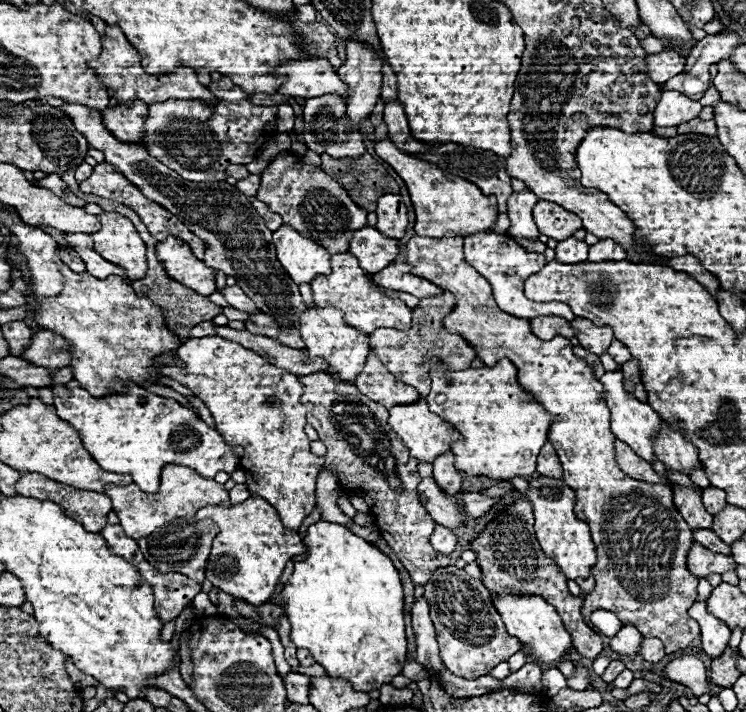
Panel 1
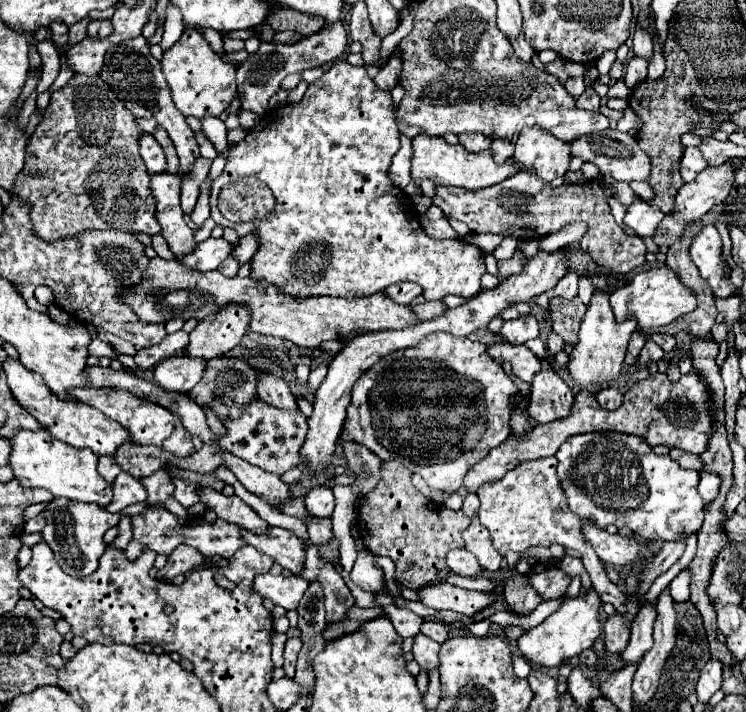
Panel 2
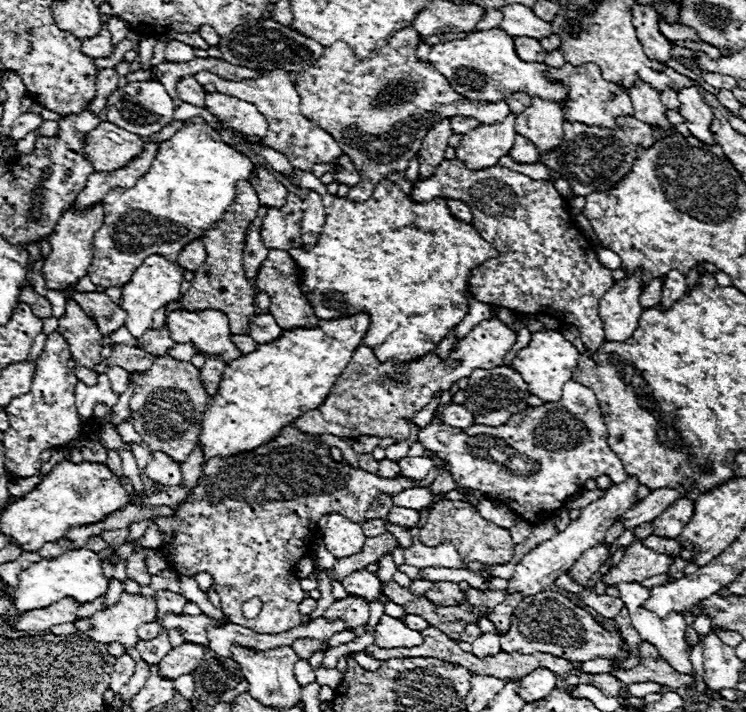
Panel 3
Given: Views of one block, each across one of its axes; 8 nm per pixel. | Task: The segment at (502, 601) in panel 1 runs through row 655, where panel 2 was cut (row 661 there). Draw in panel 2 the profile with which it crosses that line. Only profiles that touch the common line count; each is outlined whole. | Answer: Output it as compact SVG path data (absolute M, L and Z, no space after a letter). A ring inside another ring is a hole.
M594 588L580 590L578 598L566 598L562 606L556 612L552 612L542 624L524 632L524 636L518 638L518 648L522 656L530 664L540 668L558 668L566 660L572 660L582 650L590 648L596 640L600 640L602 626L598 620L598 606L600 606L600 596L596 594Z

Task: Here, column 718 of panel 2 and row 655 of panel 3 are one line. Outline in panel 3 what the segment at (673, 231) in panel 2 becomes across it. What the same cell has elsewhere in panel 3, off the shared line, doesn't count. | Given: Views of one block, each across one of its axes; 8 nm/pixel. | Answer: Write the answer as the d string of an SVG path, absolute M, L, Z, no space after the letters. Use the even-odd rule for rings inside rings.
M184 642L176 648L172 648L160 662L158 662L158 672L160 676L168 680L176 680L182 674L192 674L204 658L204 646Z

